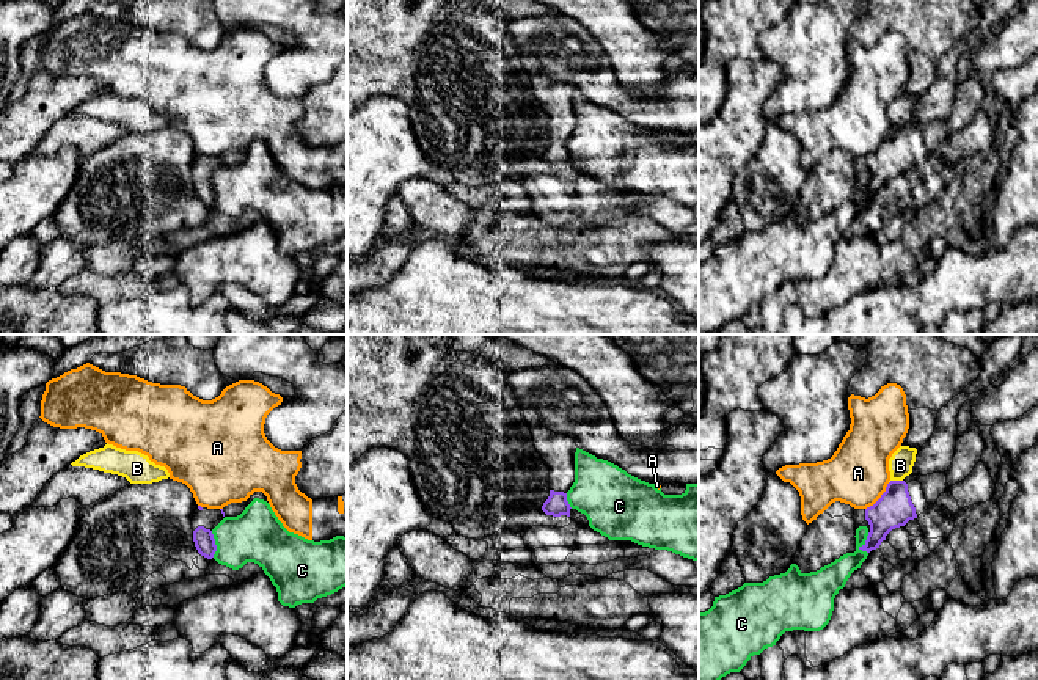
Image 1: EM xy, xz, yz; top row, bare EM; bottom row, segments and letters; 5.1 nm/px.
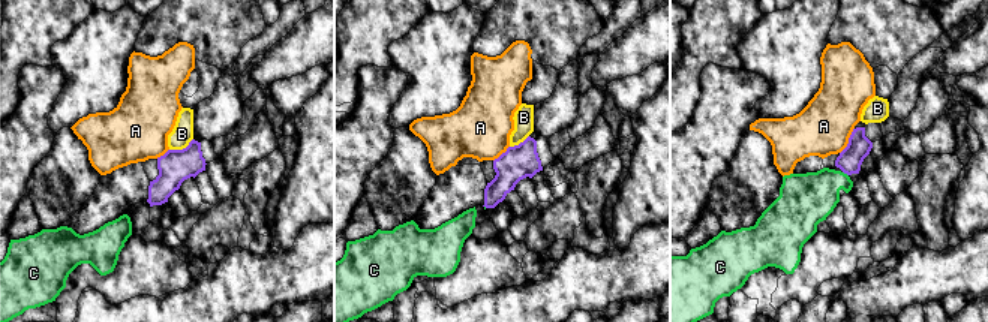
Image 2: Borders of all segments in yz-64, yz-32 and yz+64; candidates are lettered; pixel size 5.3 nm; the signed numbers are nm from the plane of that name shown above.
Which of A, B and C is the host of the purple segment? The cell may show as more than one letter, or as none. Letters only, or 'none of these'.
none of these

